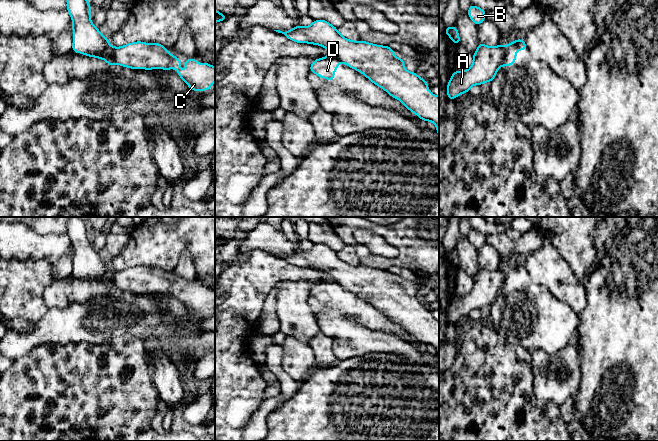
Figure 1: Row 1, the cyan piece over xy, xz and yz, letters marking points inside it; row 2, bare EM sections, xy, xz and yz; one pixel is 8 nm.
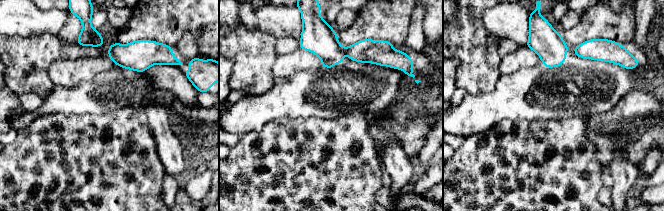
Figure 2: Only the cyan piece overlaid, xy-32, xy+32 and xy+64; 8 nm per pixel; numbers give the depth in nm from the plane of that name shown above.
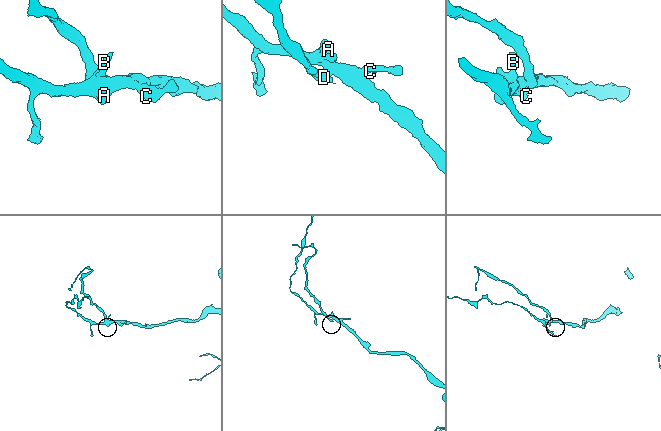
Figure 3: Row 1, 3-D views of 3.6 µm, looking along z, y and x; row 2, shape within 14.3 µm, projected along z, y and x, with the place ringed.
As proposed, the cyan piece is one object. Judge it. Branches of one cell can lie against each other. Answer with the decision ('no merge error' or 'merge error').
merge error

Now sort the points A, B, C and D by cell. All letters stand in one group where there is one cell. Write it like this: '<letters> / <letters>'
A B C / D

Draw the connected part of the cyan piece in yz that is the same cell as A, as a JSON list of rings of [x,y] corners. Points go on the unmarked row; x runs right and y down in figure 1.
[[[479,267],[473,278],[473,287],[466,295],[454,295],[447,309],[448,323],[452,324],[462,317],[467,317],[473,309],[491,306],[502,289],[505,270],[489,271]]]

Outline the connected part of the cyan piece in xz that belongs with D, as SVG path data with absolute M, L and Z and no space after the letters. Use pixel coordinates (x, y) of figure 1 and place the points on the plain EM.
M322 281L316 283L310 290L310 296L315 297L321 302L326 302L330 306L334 305L334 295L338 293L339 284L334 281Z

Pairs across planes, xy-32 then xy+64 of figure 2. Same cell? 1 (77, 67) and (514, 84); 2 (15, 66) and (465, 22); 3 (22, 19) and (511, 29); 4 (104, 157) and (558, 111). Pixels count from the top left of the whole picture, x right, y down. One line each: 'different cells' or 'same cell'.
1: different cells
2: same cell
3: same cell
4: different cells

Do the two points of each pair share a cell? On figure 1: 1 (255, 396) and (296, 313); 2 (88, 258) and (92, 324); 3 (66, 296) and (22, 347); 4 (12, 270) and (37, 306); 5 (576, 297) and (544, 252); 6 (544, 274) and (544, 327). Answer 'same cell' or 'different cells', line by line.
1: different cells
2: same cell
3: different cells
4: same cell
5: same cell
6: different cells

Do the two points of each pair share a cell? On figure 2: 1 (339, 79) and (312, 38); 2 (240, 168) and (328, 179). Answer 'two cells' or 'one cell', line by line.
1: one cell
2: one cell

